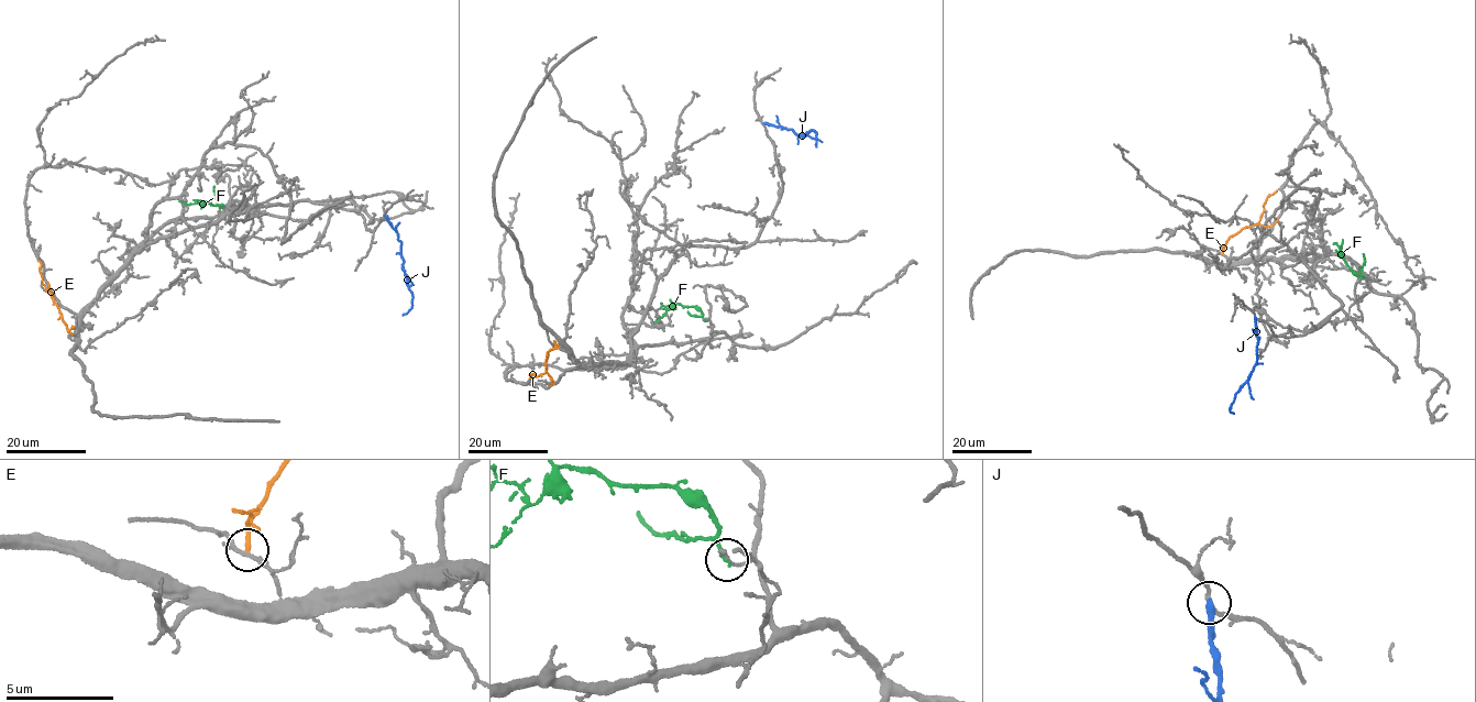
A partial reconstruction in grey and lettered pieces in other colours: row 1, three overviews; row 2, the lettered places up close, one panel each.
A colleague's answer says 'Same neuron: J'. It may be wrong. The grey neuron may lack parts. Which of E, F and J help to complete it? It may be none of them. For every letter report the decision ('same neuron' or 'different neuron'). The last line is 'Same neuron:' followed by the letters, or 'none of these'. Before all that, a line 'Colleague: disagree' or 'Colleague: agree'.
Colleague: disagree
E: different neuron
F: different neuron
J: different neuron
Same neuron: none of these

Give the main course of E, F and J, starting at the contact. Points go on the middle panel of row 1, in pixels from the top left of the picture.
E: (558, 348), (547, 352), (546, 372), (535, 376), (531, 373), (529, 377)
F: (704, 319), (694, 306), (675, 303), (653, 321)
J: (763, 123), (791, 129), (797, 136), (814, 130), (816, 146)

